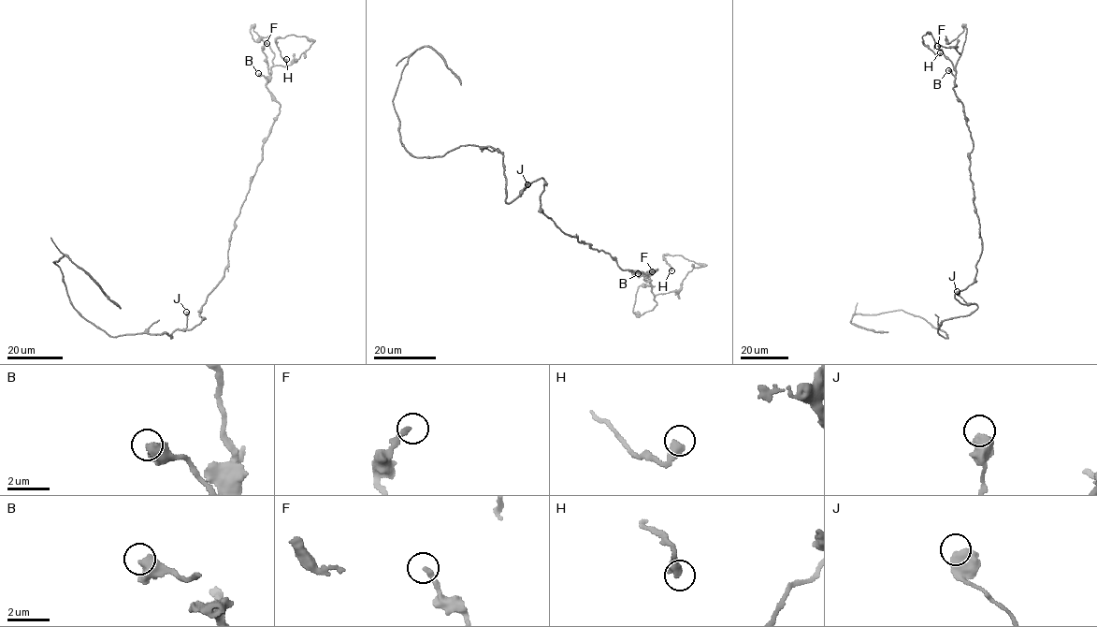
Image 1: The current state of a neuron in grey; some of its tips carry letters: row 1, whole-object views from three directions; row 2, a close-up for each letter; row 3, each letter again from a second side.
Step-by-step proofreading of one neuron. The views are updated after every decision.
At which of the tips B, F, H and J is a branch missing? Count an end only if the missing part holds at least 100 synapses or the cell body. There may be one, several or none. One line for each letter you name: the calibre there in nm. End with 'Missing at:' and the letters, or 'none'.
Missing at: none

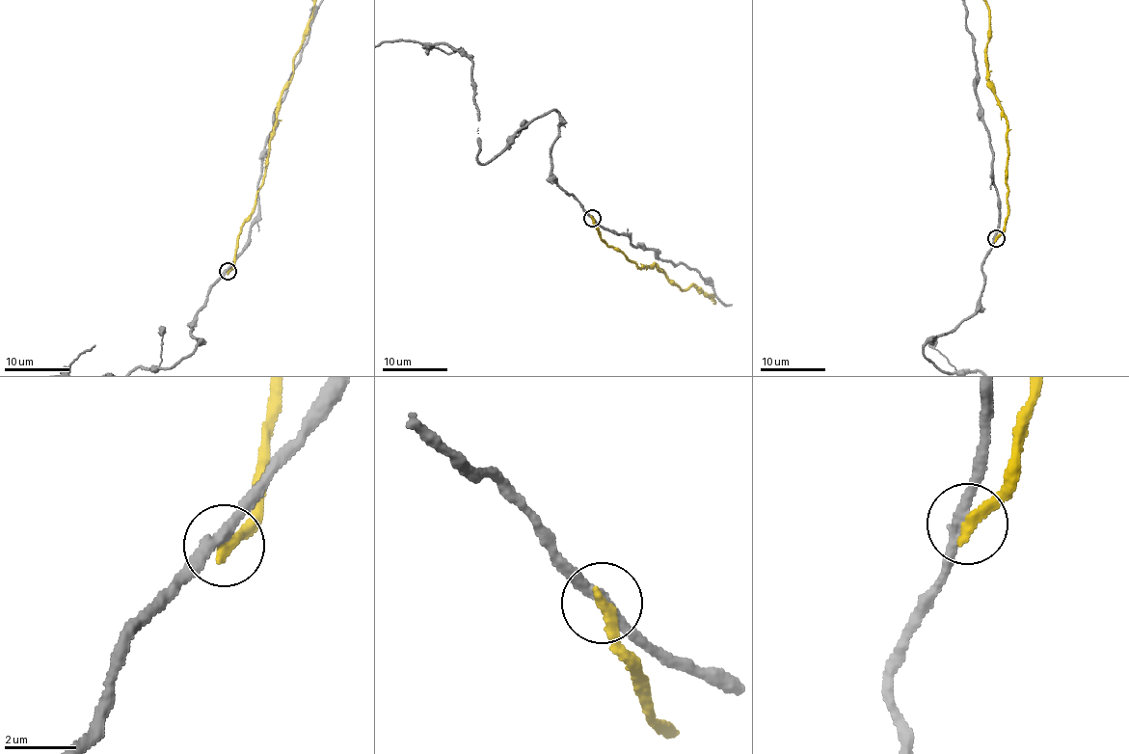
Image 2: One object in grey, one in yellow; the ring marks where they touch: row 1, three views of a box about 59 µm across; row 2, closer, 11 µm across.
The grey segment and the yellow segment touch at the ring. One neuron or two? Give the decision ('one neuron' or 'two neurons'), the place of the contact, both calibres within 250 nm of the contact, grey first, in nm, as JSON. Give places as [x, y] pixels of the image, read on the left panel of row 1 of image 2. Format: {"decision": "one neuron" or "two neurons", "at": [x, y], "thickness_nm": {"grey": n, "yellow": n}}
{"decision": "two neurons", "at": [228, 271], "thickness_nm": {"grey": 320, "yellow": 360}}

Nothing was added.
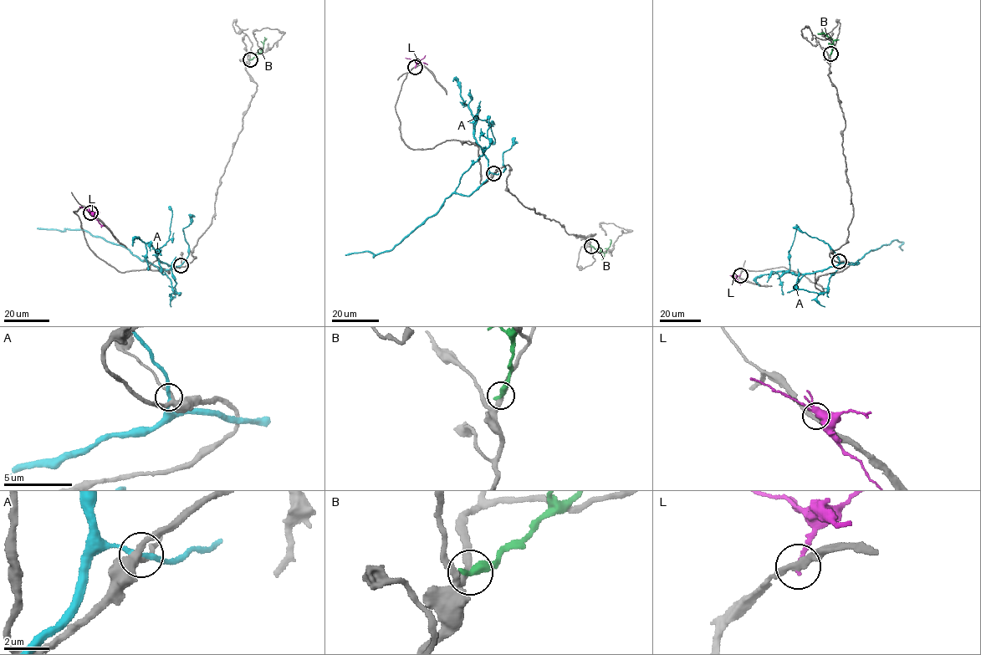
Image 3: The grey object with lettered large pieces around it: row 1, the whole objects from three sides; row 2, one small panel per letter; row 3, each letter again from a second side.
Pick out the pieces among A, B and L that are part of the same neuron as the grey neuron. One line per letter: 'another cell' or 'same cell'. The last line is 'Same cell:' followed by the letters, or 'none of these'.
A: another cell
B: another cell
L: another cell
Same cell: none of these

